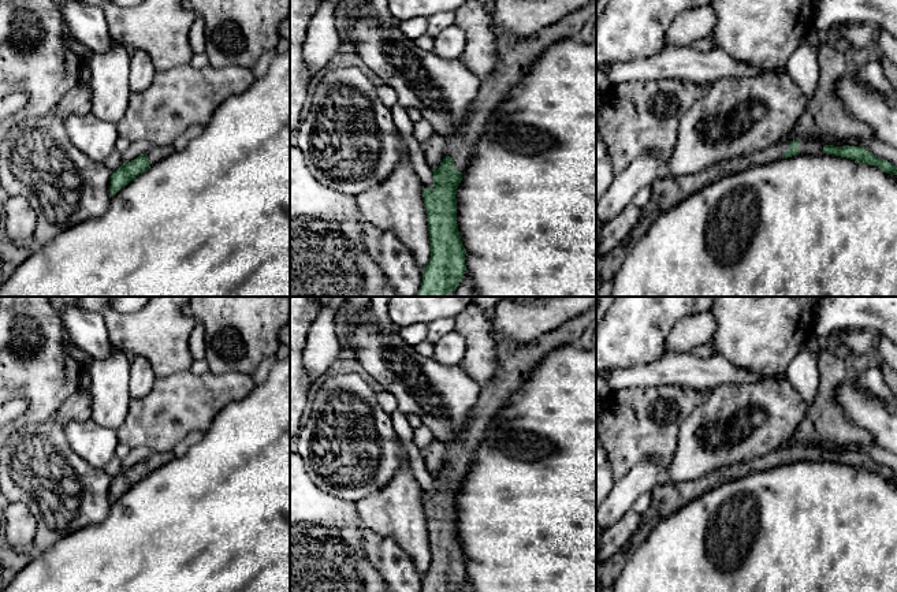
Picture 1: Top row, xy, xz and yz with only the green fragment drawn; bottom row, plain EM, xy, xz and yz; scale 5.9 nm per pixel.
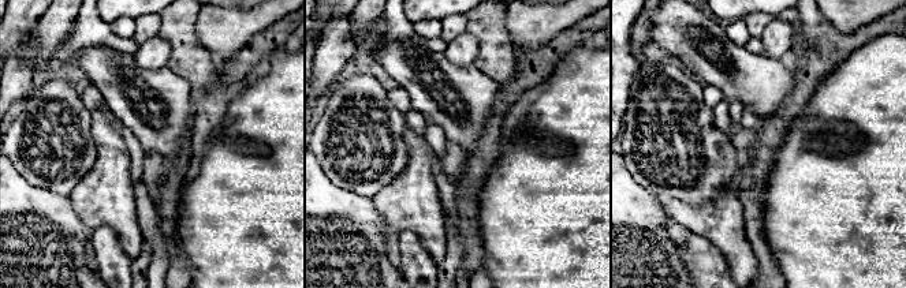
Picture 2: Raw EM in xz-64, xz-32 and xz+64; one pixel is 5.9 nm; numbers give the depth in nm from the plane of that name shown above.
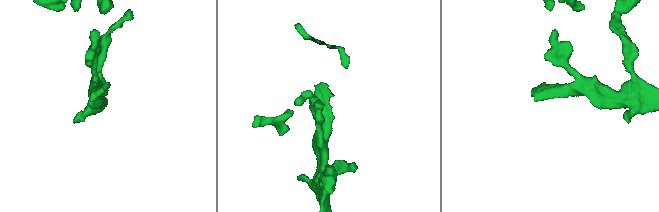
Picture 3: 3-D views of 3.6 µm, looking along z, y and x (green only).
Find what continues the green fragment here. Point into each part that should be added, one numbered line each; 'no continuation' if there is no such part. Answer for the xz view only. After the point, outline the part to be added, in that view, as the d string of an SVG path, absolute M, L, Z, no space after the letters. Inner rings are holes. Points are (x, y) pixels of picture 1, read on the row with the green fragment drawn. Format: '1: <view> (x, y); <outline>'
1: xz (514, 56); M596 0L569 12L561 21L526 38L517 38L492 22L492 31L496 37L495 70L481 79L464 124L450 141L446 141L446 154L453 159L454 170L465 172L485 122L499 103L521 82L539 55L555 42L578 38L581 29L592 15L596 15Z

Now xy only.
1: xy (156, 153); M168 145L168 146L152 146L145 154L148 157L148 161L150 165L159 163L160 160L163 160L164 157L167 157L168 154L171 154L174 152L174 146Z

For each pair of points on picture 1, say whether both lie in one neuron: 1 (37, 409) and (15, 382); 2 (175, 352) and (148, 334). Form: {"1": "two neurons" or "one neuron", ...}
{"1": "one neuron", "2": "one neuron"}

